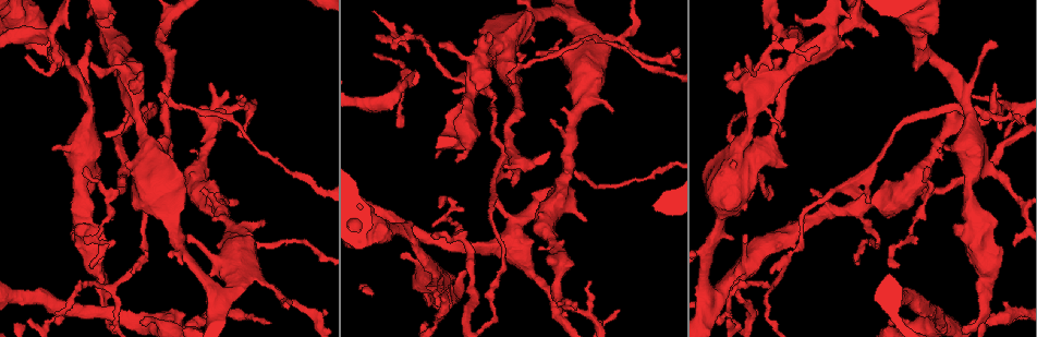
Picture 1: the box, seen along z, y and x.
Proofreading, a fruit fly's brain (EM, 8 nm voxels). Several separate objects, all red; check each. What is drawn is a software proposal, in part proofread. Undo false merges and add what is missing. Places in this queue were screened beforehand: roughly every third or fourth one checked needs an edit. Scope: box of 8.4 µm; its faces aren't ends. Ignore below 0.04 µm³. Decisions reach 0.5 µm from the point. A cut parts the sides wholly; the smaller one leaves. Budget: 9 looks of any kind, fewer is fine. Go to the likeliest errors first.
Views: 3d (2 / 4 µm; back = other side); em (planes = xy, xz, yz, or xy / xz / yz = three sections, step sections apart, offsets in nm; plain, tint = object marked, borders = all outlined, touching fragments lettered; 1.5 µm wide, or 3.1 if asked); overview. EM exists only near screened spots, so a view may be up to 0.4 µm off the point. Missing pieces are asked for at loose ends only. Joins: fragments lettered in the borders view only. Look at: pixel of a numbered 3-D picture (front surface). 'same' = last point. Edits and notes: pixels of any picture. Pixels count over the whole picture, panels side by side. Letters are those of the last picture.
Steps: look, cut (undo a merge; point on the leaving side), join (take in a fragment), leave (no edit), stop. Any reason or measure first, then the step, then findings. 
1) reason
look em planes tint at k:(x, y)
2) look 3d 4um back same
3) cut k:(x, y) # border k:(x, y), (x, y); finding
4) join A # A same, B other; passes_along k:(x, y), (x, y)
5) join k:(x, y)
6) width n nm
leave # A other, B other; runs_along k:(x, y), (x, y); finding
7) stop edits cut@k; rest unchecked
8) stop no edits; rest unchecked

look 3d 2um at 1:(264, 220)

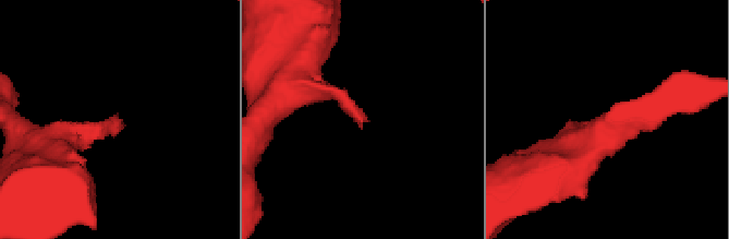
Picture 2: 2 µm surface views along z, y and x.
look em planes borders at 2:(118, 114)

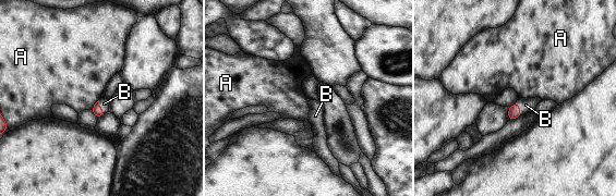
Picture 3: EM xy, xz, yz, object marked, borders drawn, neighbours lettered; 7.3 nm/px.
join B # A other, B same; it goes on there

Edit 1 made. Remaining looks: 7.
end of a long branch
look em planes borders at 1:(1014, 246)

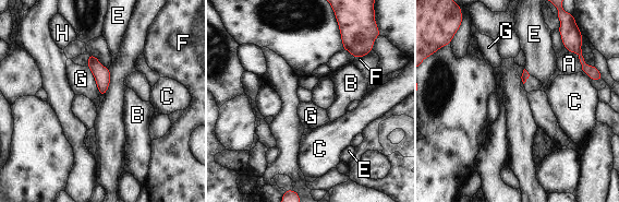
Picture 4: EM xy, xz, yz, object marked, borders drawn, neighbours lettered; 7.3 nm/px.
leave # A other, B other, C other, E other, F other, G other, H other; border 4:(87, 67), (101, 97); none of them fits

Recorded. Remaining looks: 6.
three-way junction
look em planes borders at 1:(779, 103)

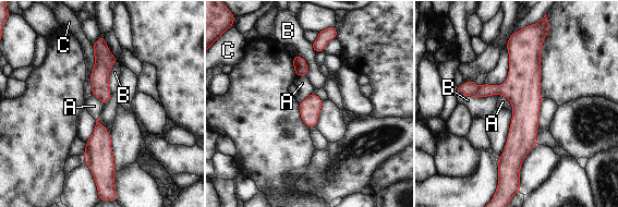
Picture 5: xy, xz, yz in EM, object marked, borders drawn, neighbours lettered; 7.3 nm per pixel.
leave # A other, B other, C other; all the same neuron

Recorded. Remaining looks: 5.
sudden change in width
look 3d 4um at 1:(980, 164)

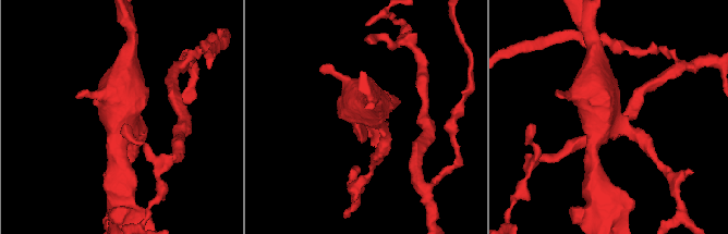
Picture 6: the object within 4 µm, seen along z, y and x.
look em planes tint at 6:(129, 121)

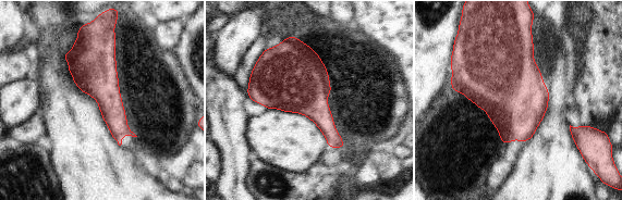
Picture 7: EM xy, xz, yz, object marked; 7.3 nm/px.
what lies round it
look em planes borders same

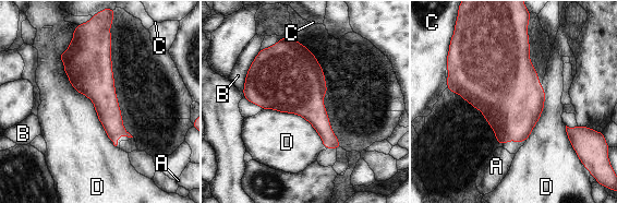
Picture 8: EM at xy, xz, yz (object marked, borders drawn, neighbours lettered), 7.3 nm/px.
leave # A other, B other, C other, D other; border 8:(72, 38), (63, 72), (110, 140); one neuron here

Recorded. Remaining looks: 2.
stop edits join@3; rest unchecked

